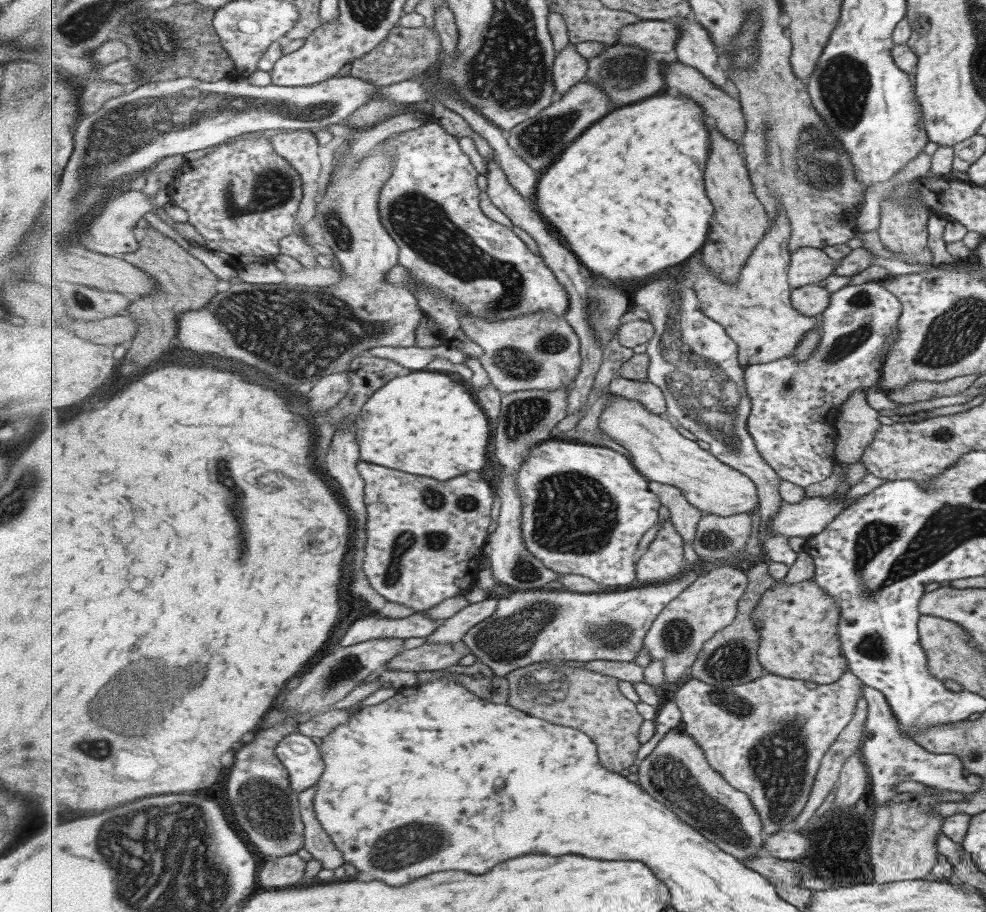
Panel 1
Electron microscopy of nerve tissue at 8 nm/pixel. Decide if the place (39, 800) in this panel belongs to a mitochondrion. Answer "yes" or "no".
no

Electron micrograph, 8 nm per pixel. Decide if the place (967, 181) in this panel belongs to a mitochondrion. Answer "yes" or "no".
no

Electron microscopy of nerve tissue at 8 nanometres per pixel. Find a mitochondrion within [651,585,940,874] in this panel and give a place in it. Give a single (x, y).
(779, 761)

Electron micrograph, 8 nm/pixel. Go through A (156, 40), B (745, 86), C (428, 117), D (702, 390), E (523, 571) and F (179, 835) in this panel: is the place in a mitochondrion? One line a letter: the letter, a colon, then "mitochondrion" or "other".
A: mitochondrion
B: other
C: other
D: mitochondrion
E: mitochondrion
F: mitochondrion

